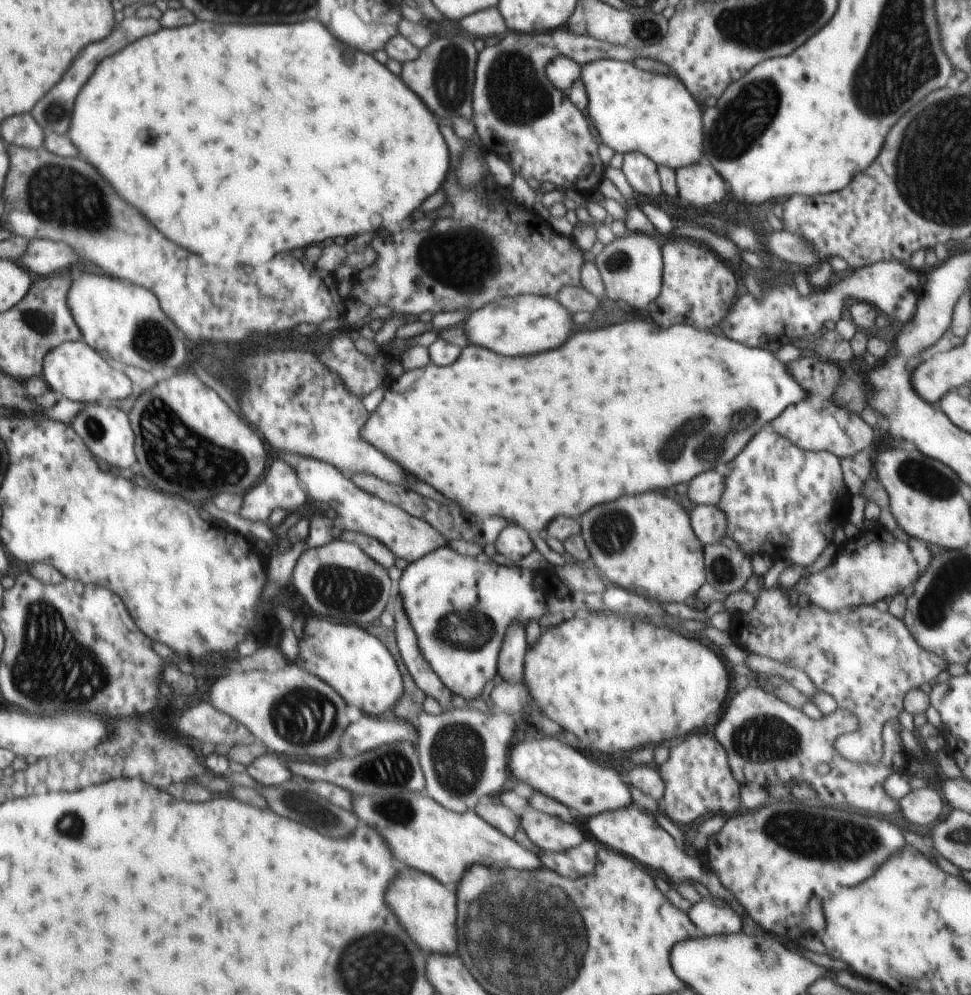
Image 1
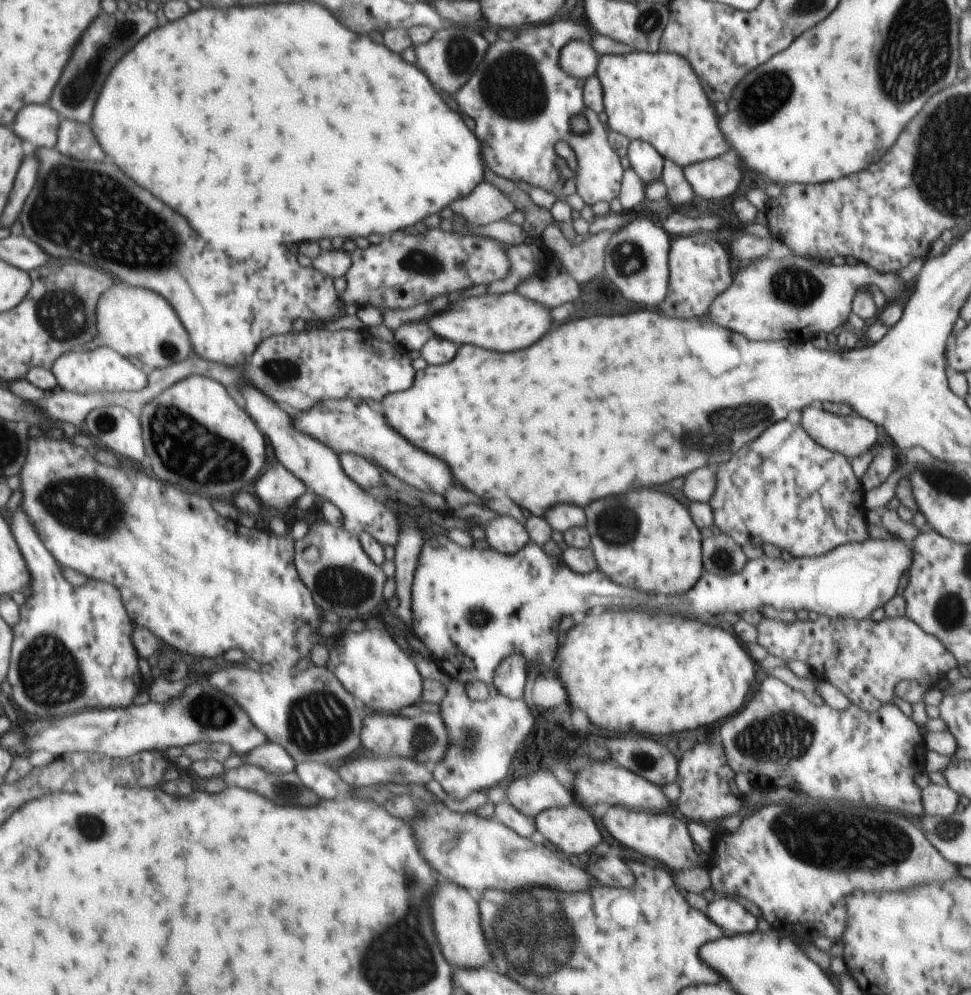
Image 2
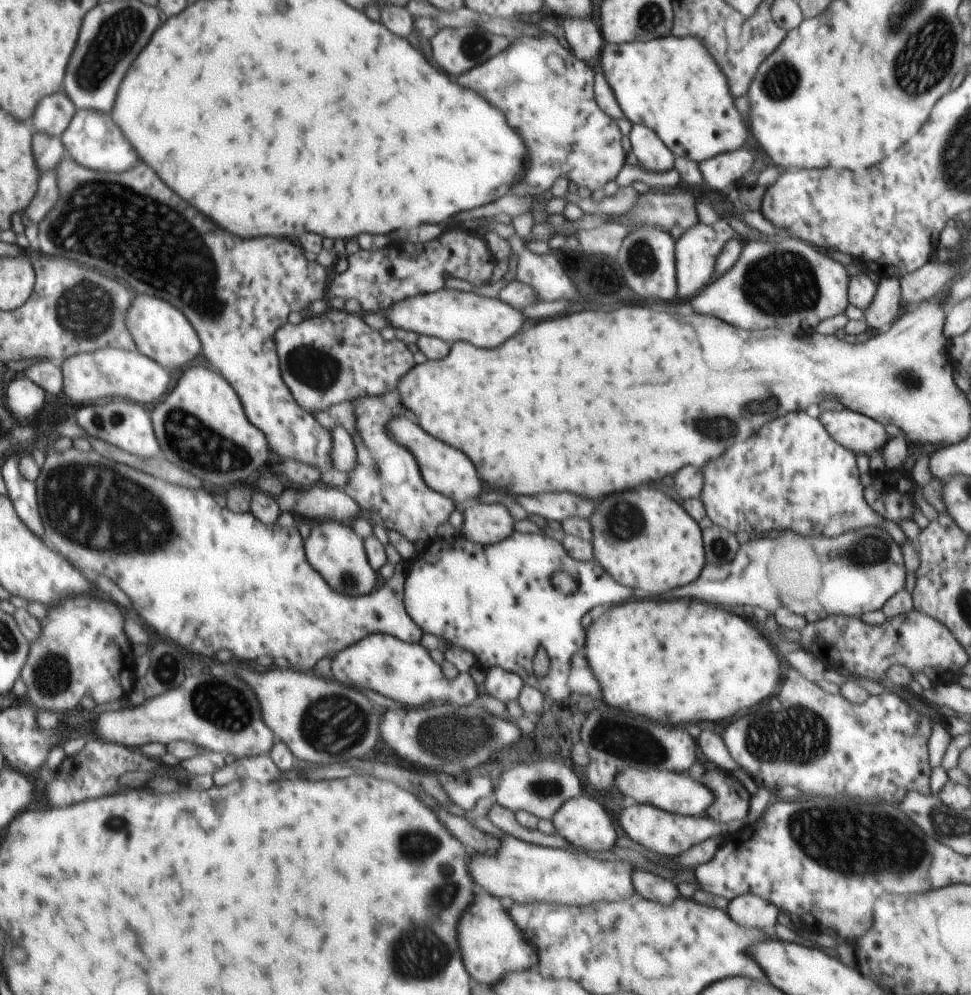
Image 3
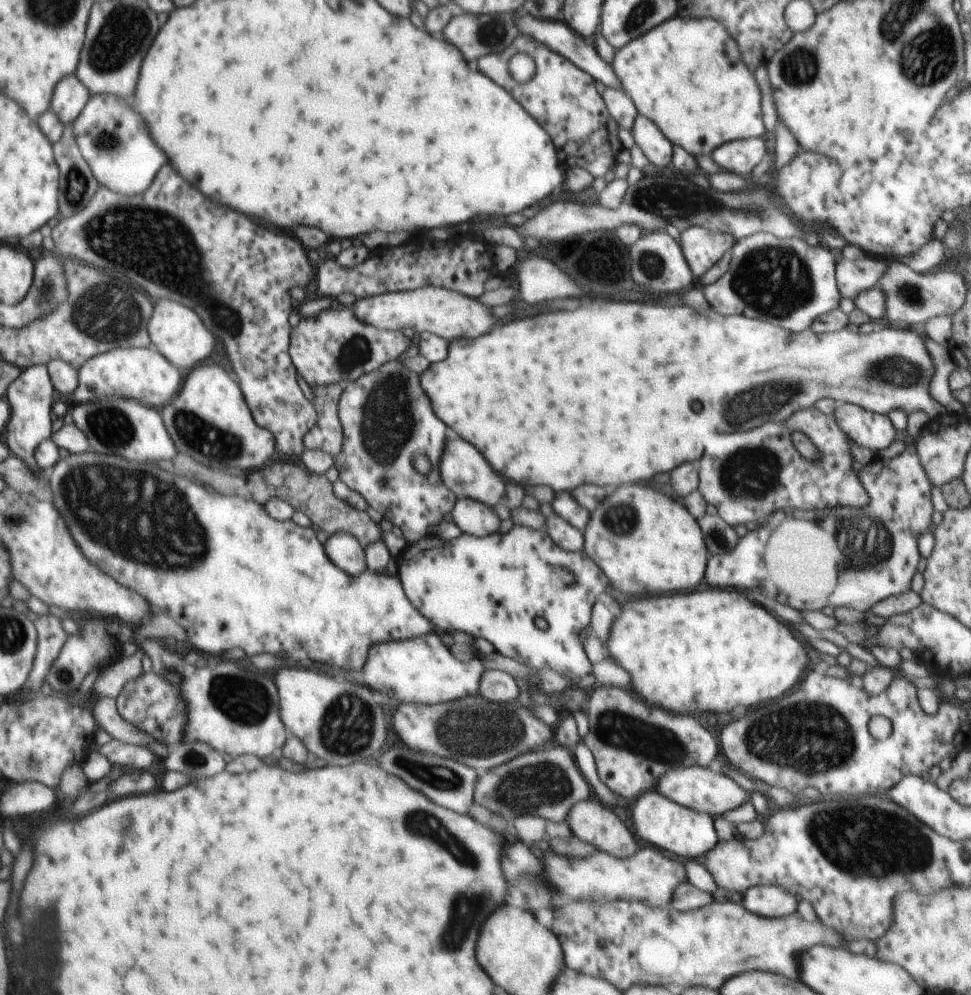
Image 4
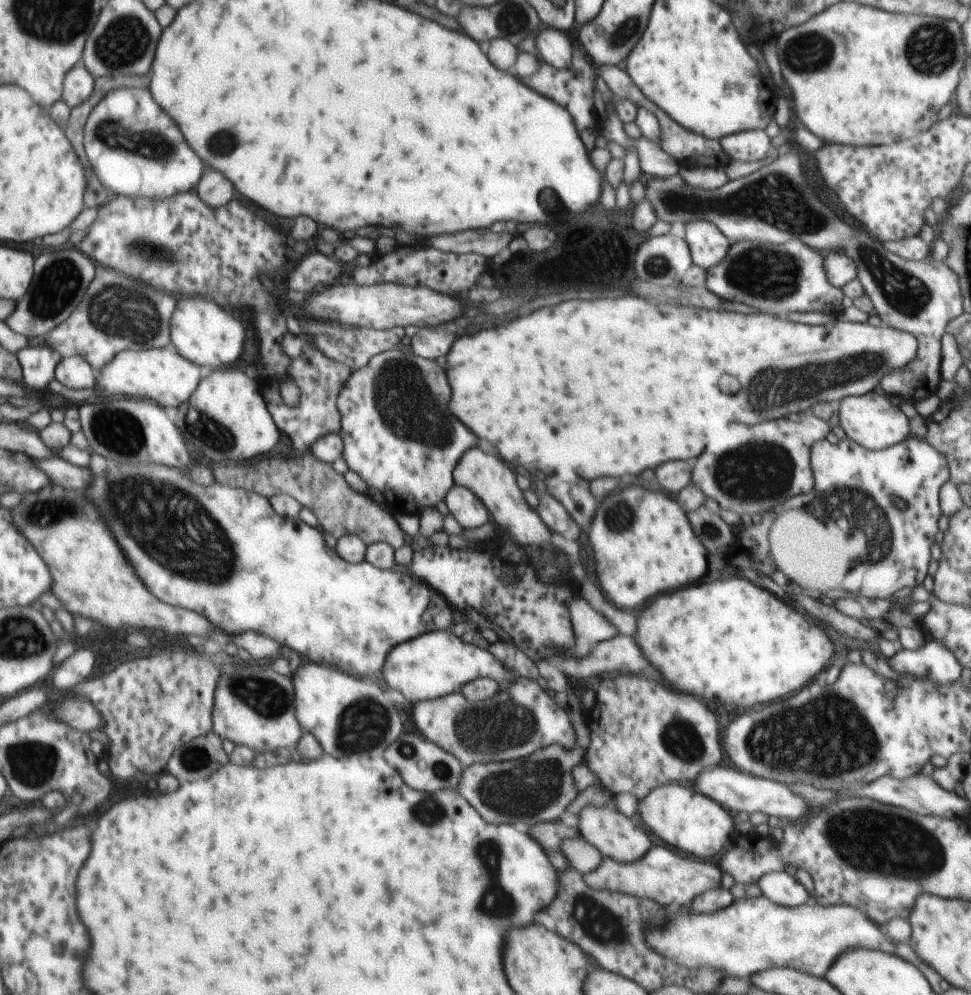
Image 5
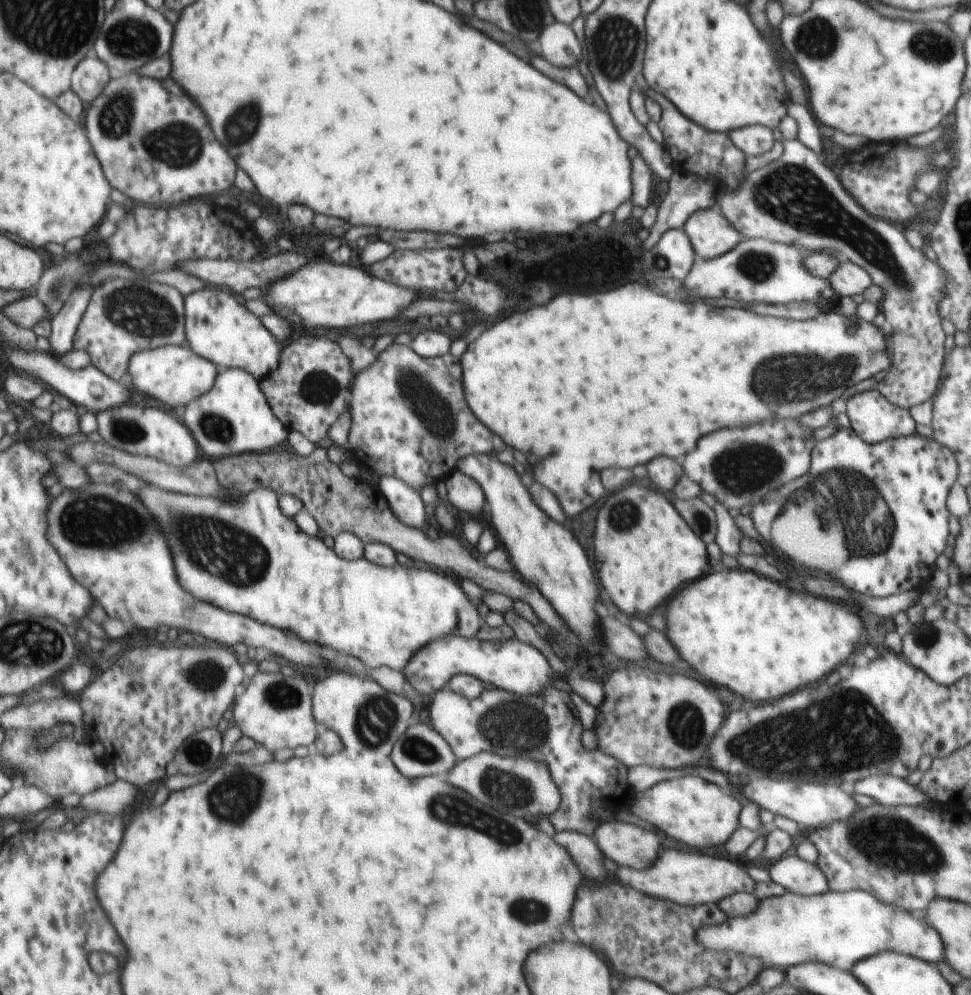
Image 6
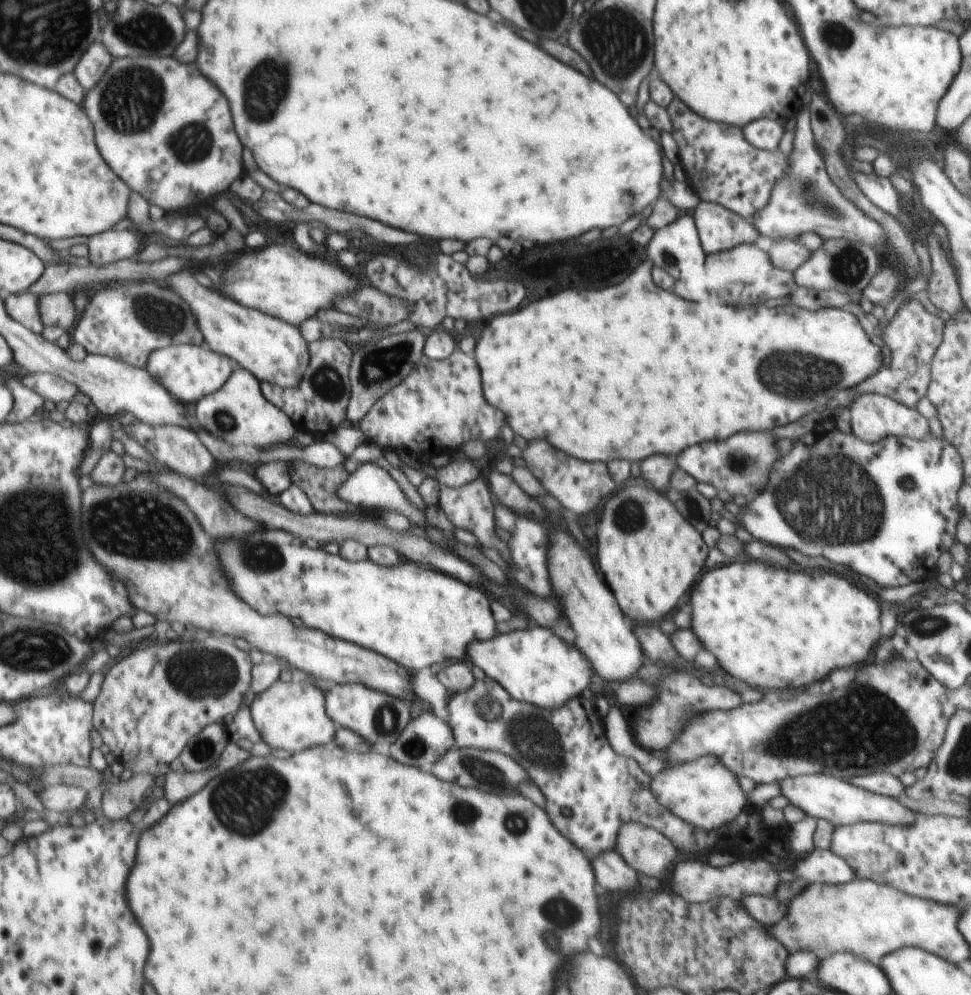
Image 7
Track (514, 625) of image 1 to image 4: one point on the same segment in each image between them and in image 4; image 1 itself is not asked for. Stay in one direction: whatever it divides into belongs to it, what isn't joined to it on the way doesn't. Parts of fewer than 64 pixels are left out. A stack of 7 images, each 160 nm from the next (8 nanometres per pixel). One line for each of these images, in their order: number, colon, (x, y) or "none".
2: (509, 678)
3: (505, 686)
4: (496, 686)

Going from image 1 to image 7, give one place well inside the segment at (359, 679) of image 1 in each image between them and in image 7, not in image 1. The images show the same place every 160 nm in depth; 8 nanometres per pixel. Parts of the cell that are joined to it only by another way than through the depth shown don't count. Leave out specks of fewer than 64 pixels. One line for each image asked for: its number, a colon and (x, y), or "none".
2: (371, 666)
3: (404, 672)
4: (423, 670)
5: (437, 664)
6: (511, 665)
7: (535, 667)

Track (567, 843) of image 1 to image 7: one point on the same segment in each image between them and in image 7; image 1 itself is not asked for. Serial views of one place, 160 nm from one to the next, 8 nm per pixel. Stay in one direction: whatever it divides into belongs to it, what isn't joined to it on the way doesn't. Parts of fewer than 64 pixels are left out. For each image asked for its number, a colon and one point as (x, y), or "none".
2: (572, 829)
3: (582, 821)
4: (588, 820)
5: (615, 835)
6: (629, 845)
7: (648, 851)

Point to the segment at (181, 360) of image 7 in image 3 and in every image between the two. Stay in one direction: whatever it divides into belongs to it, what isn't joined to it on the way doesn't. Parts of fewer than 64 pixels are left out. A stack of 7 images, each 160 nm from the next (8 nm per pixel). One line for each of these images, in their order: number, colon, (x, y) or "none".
3: (104, 372)
4: (142, 373)
5: (160, 374)
6: (175, 374)

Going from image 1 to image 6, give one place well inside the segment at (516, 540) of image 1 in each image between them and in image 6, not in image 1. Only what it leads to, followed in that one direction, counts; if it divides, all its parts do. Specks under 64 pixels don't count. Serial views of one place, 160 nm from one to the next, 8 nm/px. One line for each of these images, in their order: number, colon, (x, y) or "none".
2: (505, 534)
3: (486, 523)
4: (472, 517)
5: (464, 505)
6: (465, 493)

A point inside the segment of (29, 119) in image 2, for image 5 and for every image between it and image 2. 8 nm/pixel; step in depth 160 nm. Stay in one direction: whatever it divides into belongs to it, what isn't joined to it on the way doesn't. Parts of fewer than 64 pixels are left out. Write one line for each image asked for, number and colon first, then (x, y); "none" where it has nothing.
3: (54, 113)
4: (70, 96)
5: (79, 83)

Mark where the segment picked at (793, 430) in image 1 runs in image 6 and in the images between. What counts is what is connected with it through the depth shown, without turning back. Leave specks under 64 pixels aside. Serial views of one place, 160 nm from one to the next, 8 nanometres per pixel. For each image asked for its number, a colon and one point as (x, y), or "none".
2: (850, 435)
3: (862, 435)
4: (873, 431)
5: (872, 422)
6: (872, 416)

